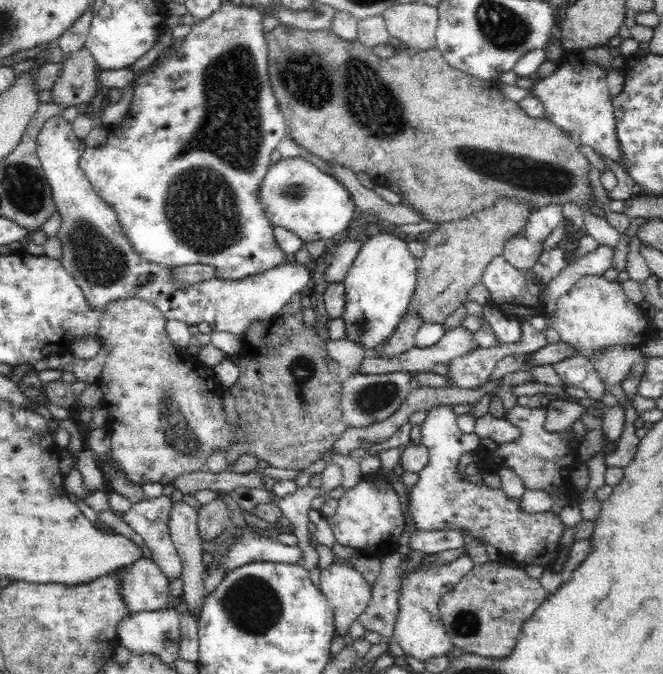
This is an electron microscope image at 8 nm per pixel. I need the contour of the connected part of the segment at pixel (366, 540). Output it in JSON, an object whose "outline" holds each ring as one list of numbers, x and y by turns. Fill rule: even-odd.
{"outline":[[382,480,360,482,358,486,346,490,346,494,338,500,336,514,322,520,328,520,338,544,350,546,352,550,358,550,360,554,366,554,370,558,380,558,380,560,396,552,398,538,404,530,404,518,402,518,398,496]]}

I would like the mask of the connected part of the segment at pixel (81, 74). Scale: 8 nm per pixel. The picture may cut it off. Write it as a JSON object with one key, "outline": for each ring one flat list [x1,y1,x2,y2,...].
{"outline":[[82,46,78,52,64,54,64,68,62,76,54,86,54,100,56,104,64,106,64,110,74,110,78,104,90,104,92,96,96,94,98,78,96,78,96,58,92,52]]}

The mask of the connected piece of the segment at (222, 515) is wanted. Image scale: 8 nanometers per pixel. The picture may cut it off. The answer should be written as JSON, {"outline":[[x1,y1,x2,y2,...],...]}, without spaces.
{"outline":[[216,496,216,500,212,500,200,508,198,530,200,530,202,540,212,540,230,526,232,526,232,516,230,516,228,506,222,500,222,496]]}

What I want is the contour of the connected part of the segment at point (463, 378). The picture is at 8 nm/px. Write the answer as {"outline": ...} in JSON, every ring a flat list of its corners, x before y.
{"outline":[[520,322,520,332,524,332,524,336,520,338,520,342,516,342,516,346,502,344,496,348,482,348,480,352,472,352,468,356,450,360,452,372,448,378,452,380,452,384,456,384,456,388,476,390,490,382,490,376,496,370,498,360,506,356,528,356,536,352,542,338,536,332,532,332,530,322]]}

